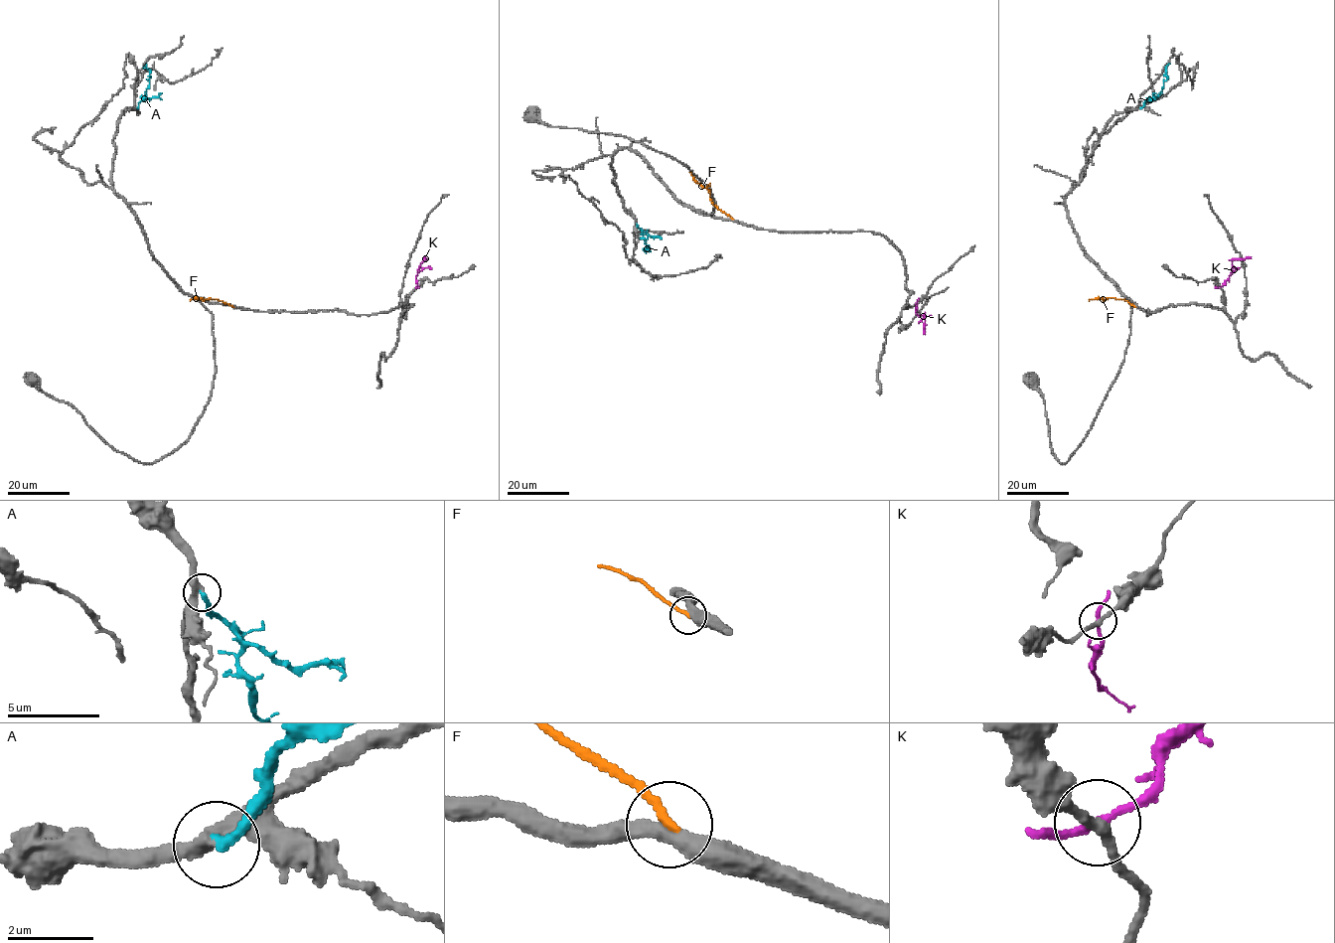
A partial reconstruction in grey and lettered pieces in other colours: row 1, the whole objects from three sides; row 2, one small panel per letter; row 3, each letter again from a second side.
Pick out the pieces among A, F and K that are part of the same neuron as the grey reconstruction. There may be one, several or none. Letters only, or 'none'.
A

